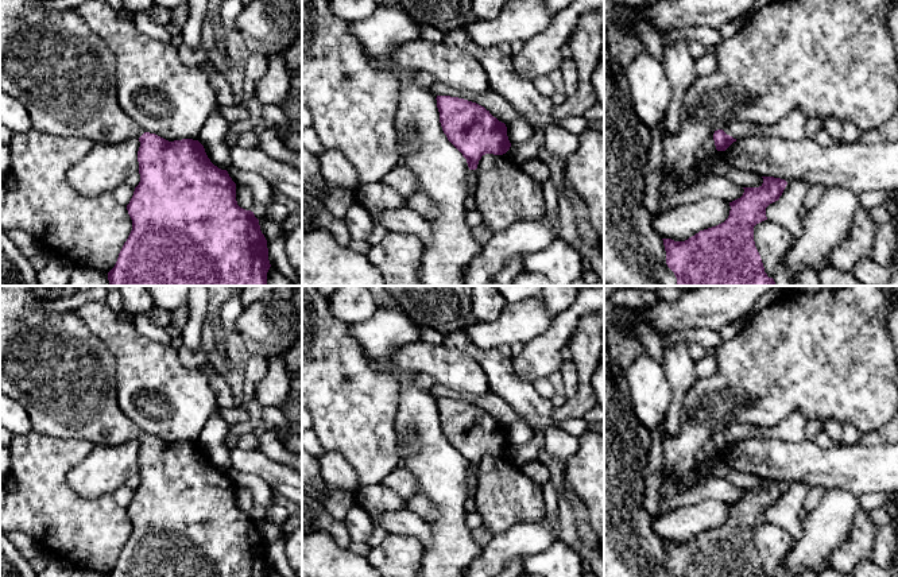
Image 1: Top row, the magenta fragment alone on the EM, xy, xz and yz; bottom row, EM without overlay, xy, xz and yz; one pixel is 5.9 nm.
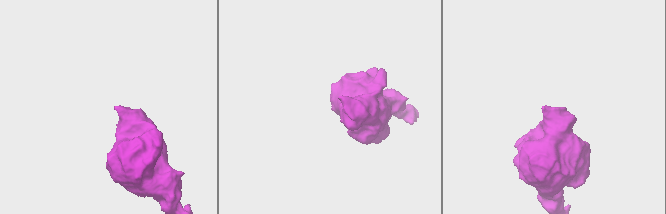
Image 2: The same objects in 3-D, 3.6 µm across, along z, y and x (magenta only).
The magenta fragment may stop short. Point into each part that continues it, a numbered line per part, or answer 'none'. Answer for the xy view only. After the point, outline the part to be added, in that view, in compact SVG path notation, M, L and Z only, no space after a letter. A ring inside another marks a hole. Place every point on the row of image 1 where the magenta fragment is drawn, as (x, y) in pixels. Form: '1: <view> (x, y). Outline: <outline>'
1: xy (65, 76). Outline: M0 0L0 90L18 98L24 105L30 115L32 128L36 131L57 136L86 138L90 139L94 144L117 144L128 139L140 138L144 133L143 129L125 115L117 101L116 58L109 47L73 9L69 8L47 11L42 8L39 3L40 0Z

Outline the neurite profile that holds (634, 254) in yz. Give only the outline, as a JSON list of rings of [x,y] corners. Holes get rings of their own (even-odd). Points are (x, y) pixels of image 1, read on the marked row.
[[[604,30],[604,286],[677,286],[677,278],[666,264],[663,240],[643,204],[649,148],[650,128],[622,98]]]

